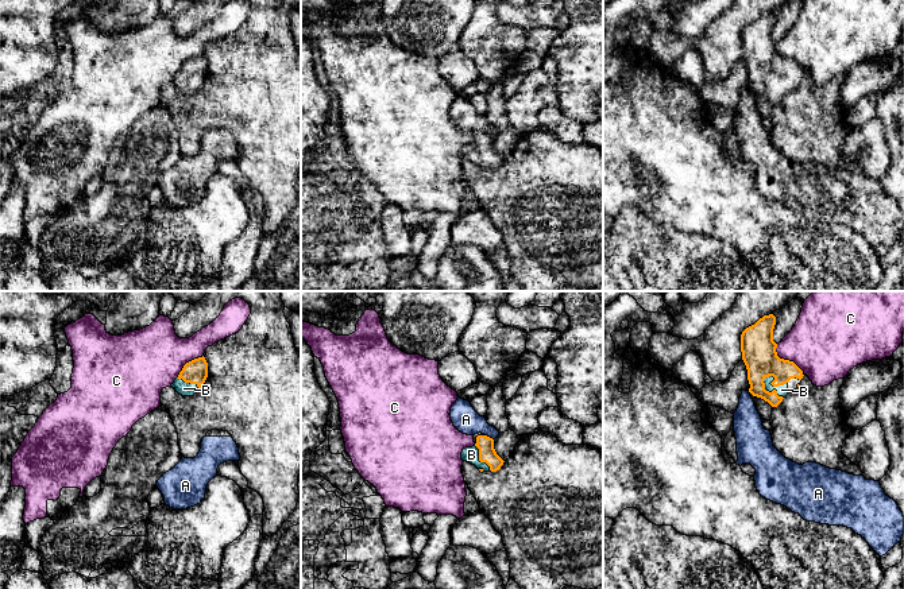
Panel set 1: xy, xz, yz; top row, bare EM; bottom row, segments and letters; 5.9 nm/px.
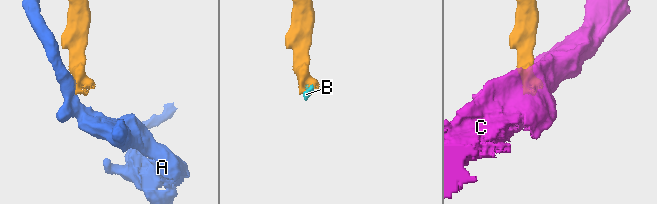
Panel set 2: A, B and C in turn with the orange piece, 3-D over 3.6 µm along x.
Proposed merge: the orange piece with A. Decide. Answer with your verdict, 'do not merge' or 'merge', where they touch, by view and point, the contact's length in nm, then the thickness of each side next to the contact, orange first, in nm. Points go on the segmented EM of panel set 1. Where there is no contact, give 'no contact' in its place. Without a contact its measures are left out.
do not merge; meets orange in xz at (489, 437); contact 70 nm long; 100 nm thick on the orange side, 160 nm on the other

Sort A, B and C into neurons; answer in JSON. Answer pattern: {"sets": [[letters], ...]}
{"sets": [["A"], ["B"], ["C"]]}

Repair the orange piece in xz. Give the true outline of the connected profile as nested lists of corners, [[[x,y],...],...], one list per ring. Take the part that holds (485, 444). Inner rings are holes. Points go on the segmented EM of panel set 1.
[[[478,433],[474,435],[475,445],[461,452],[461,460],[475,465],[480,472],[497,472],[503,465],[503,460],[494,449],[494,439]]]

